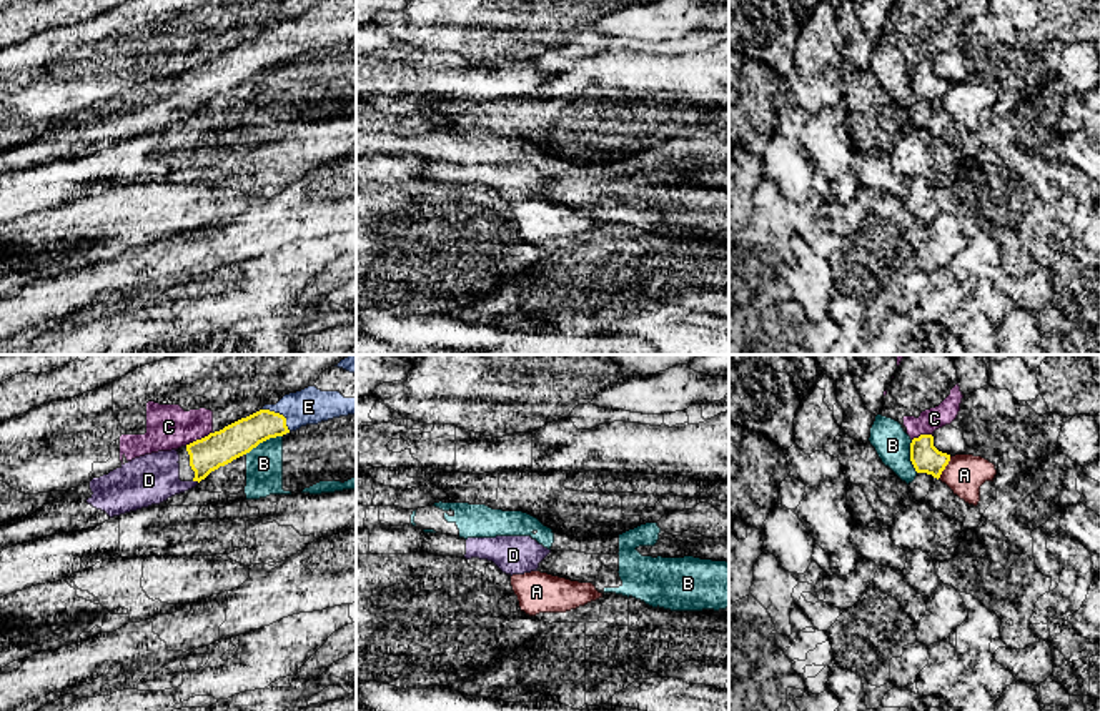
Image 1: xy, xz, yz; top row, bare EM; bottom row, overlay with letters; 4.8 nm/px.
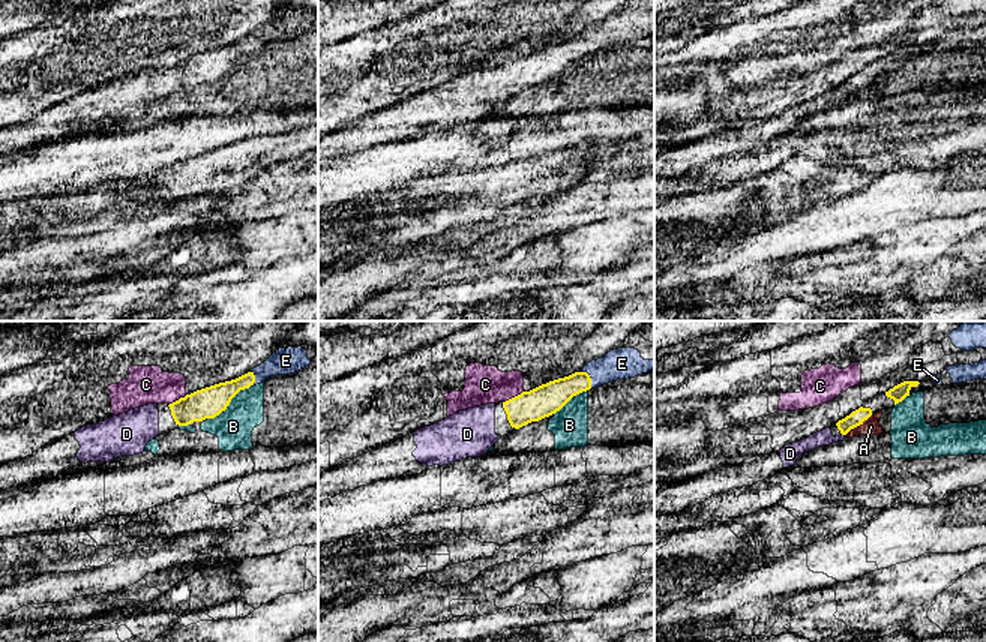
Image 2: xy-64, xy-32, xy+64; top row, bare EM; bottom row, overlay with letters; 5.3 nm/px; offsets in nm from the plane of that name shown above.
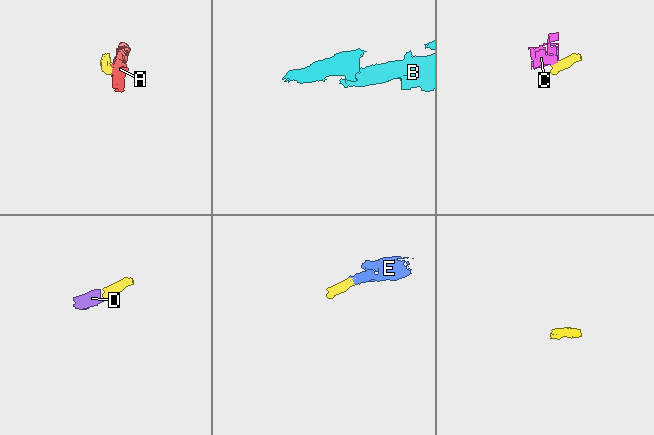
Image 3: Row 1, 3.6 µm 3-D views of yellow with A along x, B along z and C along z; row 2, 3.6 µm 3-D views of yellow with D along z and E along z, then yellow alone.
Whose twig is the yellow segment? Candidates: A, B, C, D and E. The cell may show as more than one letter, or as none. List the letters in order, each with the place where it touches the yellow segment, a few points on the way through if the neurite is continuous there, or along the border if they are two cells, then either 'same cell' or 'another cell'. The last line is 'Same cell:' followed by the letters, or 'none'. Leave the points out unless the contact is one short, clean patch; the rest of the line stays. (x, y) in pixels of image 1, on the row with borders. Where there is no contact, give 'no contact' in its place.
A: meets yellow in yz at (944, 468); border along yz (951, 457), (937, 478); another cell
B: meets yellow in xy at (263, 440); border along xy (282, 435), (270, 437), (245, 453); another cell
C: meets yellow in xy at (198, 440); border along xy (212, 432), (185, 445); another cell
D: meets yellow in xy at (197, 480); runs through xy (218, 448), (202, 465), (197, 480), (190, 485), (148, 480); same cell
E: meets yellow in xy at (278, 413); runs through xy (238, 438), (268, 423), (278, 413), (290, 413), (308, 407); same cell
Same cell: D, E

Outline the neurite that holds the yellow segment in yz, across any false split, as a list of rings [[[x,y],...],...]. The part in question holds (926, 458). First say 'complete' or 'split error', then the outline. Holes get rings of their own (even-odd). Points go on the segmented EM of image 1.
complete; [[[920,435],[910,443],[910,461],[917,473],[927,473],[939,480],[950,461],[950,455],[934,446],[932,435]]]

